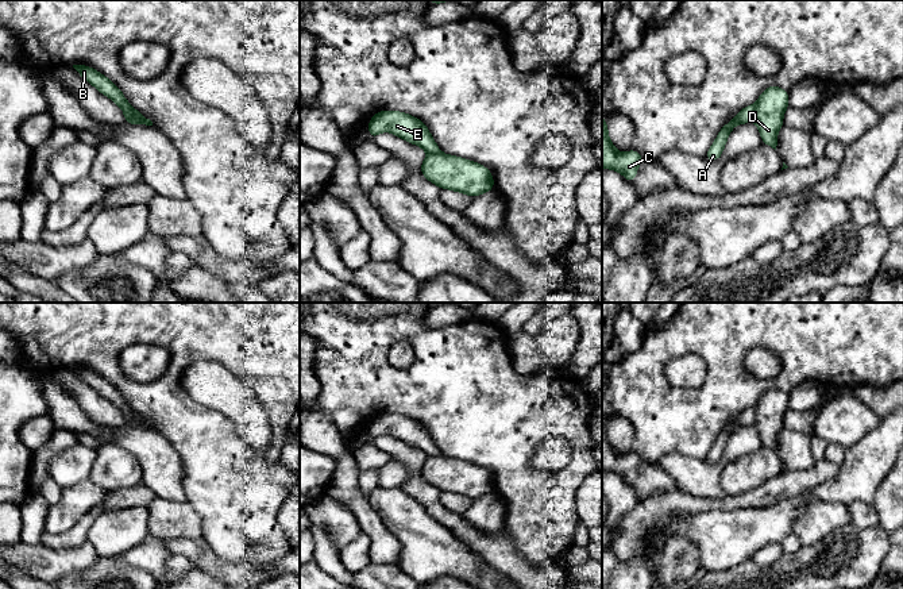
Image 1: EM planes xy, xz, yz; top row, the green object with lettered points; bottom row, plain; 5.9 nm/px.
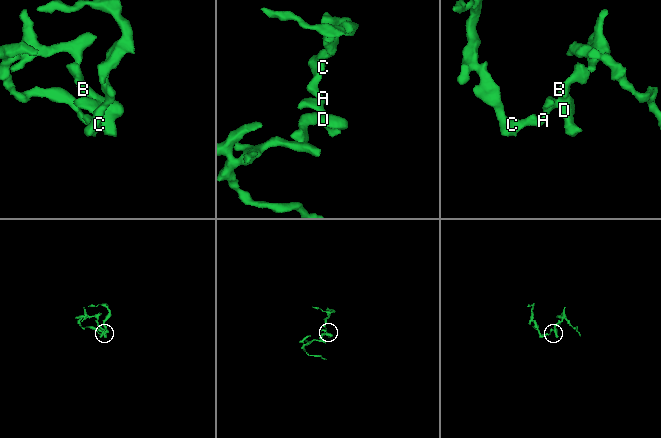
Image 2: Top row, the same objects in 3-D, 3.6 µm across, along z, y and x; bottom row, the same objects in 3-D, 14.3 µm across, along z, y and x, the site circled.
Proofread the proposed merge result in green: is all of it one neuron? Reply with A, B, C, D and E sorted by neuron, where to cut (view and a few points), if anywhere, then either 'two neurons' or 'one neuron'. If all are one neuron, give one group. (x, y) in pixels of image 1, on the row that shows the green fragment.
A B C D E | no cut | one neuron

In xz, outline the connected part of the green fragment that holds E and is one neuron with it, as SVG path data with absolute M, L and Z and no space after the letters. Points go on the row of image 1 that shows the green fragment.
M383 109L375 113L367 124L370 139L387 131L424 149L428 155L421 163L421 174L440 189L462 192L472 199L494 190L494 178L486 166L441 153L420 119L405 112Z

